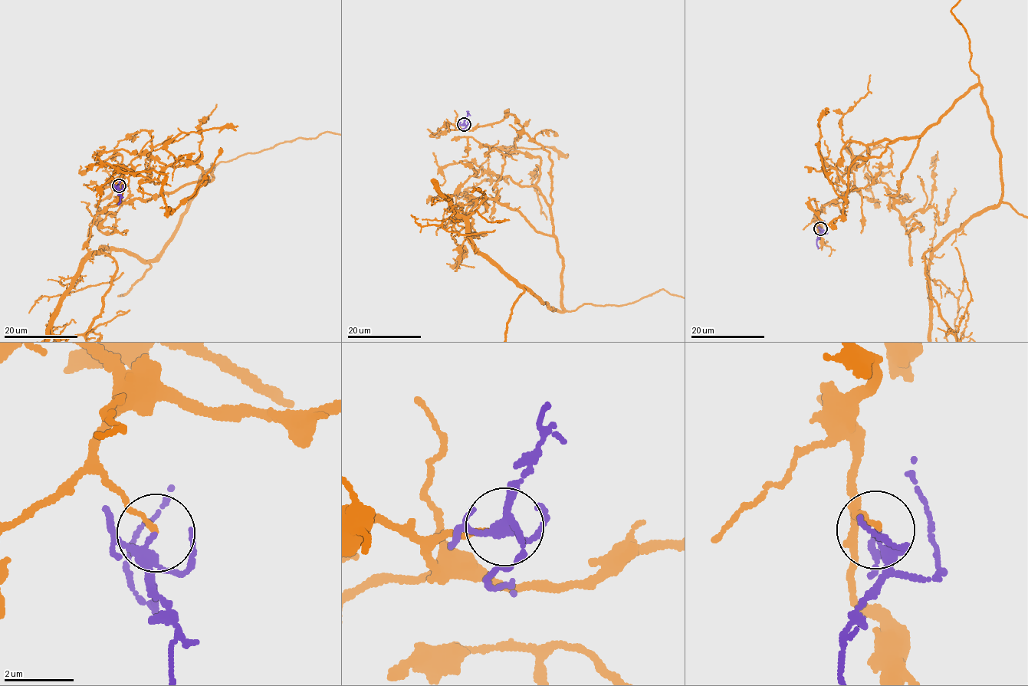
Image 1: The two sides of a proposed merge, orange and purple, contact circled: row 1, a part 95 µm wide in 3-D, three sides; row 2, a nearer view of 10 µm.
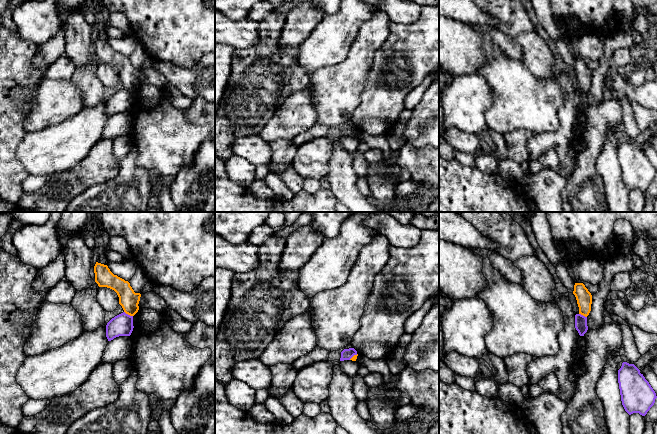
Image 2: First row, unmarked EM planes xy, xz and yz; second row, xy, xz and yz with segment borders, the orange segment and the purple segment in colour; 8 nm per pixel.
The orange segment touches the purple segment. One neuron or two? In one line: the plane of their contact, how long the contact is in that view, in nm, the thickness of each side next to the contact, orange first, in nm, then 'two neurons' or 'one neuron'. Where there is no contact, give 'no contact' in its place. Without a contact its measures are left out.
meets orange in xy; contact 80 nm long; 160 nm thick on the orange side, 180 nm on the other; two neurons

